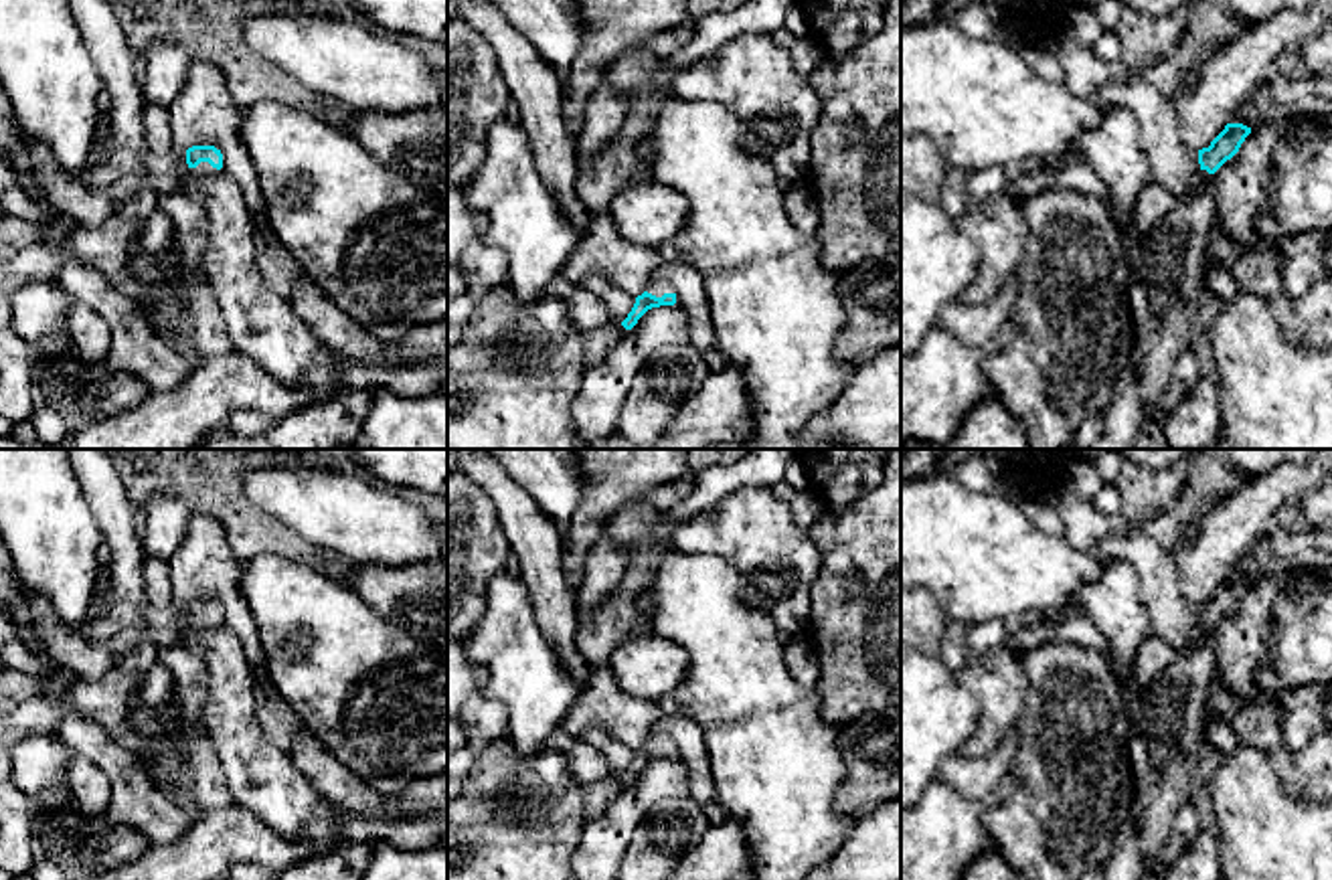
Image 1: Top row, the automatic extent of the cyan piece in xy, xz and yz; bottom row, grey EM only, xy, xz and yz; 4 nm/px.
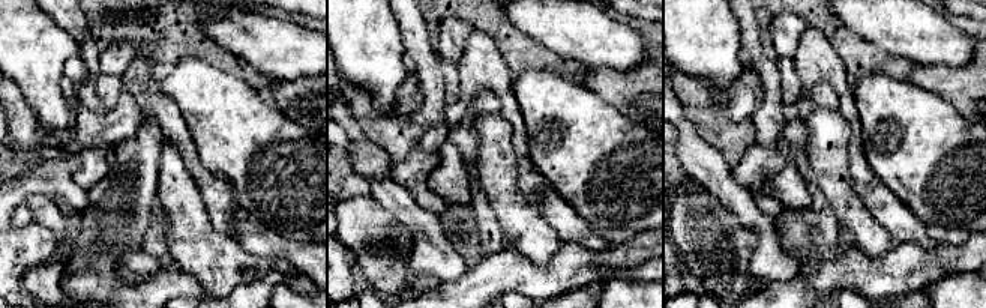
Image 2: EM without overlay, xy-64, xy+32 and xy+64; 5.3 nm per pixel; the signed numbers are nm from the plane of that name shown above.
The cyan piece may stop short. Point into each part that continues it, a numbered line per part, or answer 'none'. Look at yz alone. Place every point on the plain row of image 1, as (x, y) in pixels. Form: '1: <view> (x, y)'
1: yz (1169, 753)

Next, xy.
1: xy (169, 731)

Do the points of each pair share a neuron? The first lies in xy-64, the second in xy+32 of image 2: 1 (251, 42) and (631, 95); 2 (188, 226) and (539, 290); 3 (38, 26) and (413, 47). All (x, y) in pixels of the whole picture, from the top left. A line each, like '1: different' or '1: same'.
1: different
2: different
3: different

